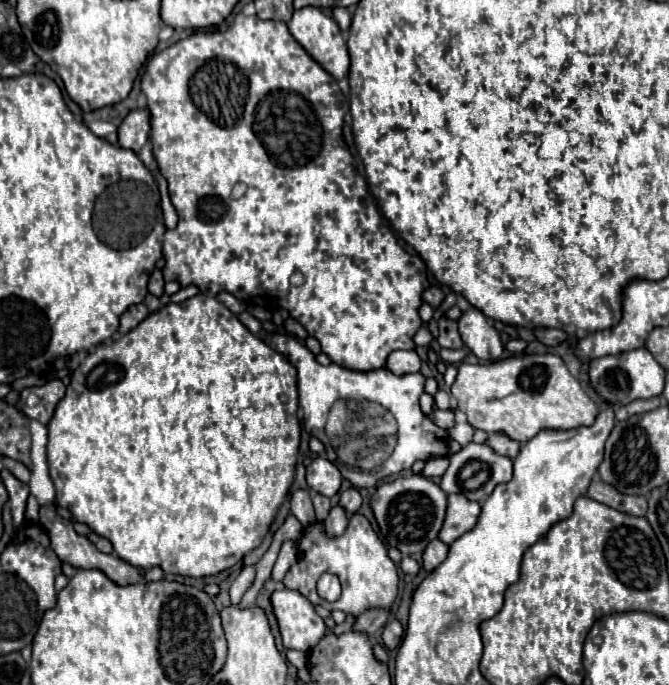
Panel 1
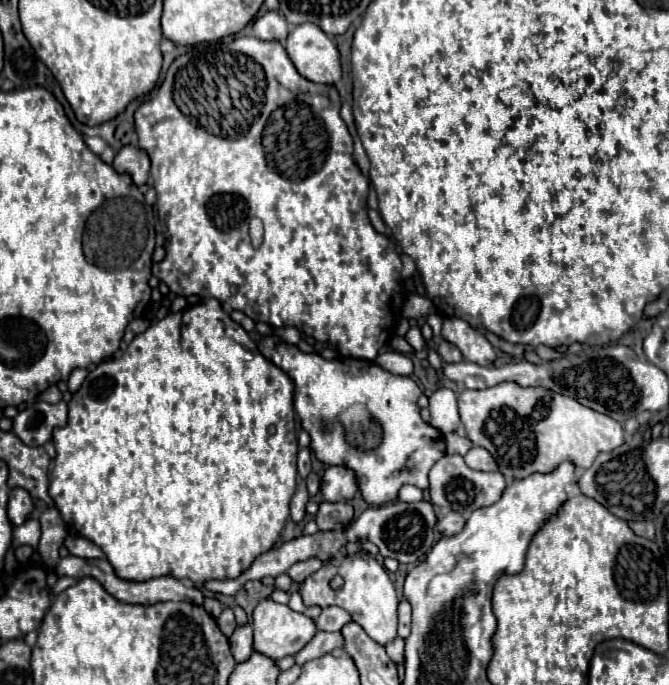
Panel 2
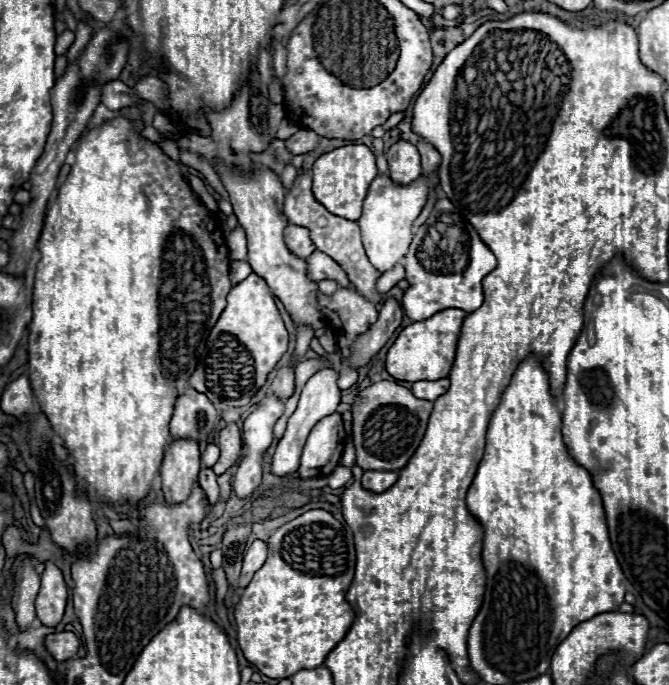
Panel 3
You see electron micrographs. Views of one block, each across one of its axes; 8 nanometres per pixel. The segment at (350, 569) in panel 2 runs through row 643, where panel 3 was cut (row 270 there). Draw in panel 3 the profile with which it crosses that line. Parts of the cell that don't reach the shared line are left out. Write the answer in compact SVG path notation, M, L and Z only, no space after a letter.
M430 174L428 178L420 176L410 186L396 186L390 180L390 176L376 176L374 182L370 184L368 196L364 200L364 212L358 218L358 226L362 232L362 244L368 254L368 260L380 274L392 270L404 258L412 242L412 232L410 232L412 222L422 212L430 188L434 188L436 184L438 184L438 174Z

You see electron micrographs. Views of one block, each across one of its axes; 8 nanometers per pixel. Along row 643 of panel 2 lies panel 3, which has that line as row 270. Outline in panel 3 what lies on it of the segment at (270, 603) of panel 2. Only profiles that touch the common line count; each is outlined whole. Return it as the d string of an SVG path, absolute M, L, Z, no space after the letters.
M224 164L216 166L222 184L230 194L230 202L234 206L234 214L238 216L240 226L248 238L248 264L252 266L254 274L266 280L270 290L280 298L286 312L290 314L296 326L308 326L312 330L324 328L322 312L318 310L318 282L308 278L308 262L304 258L294 256L284 242L284 228L286 216L282 214L282 202L286 190L280 178L268 170L260 168L254 174L242 174L240 170L230 170Z

